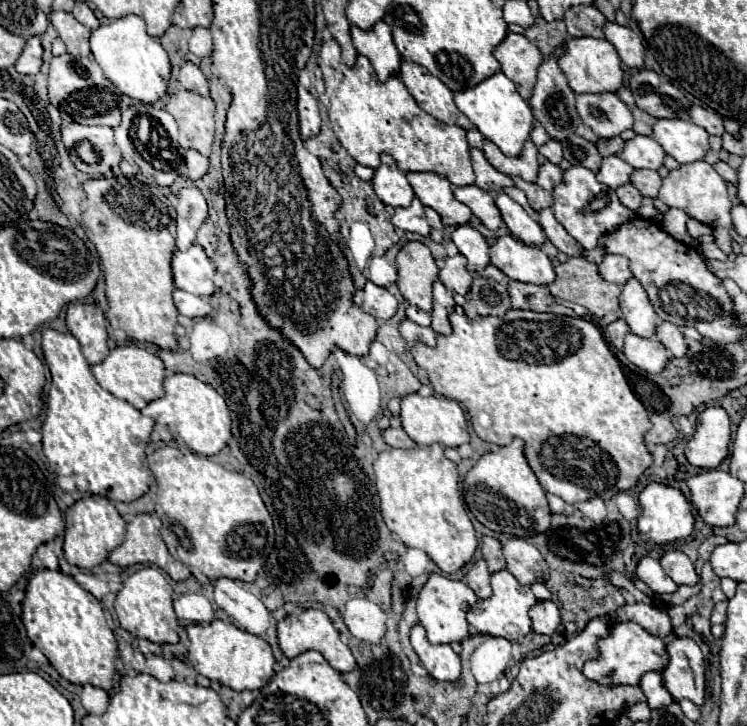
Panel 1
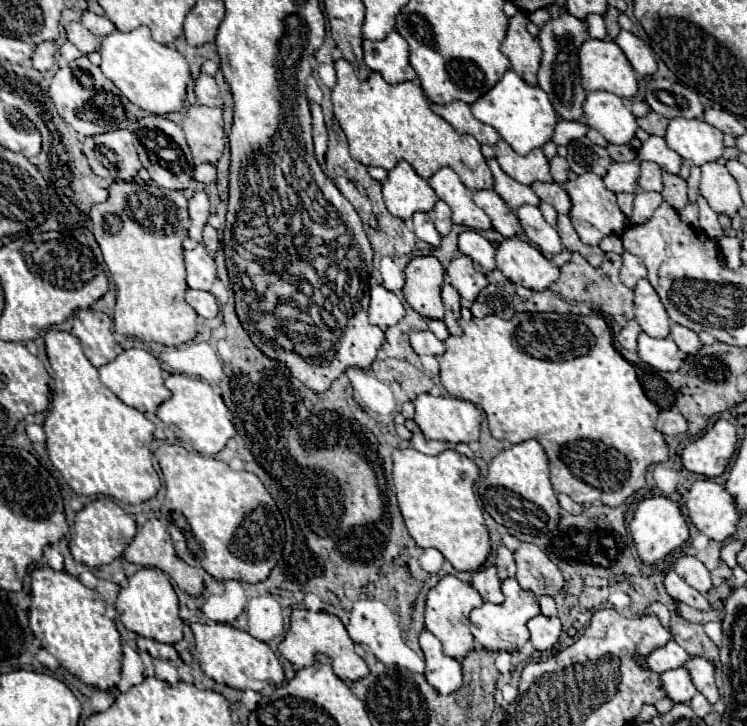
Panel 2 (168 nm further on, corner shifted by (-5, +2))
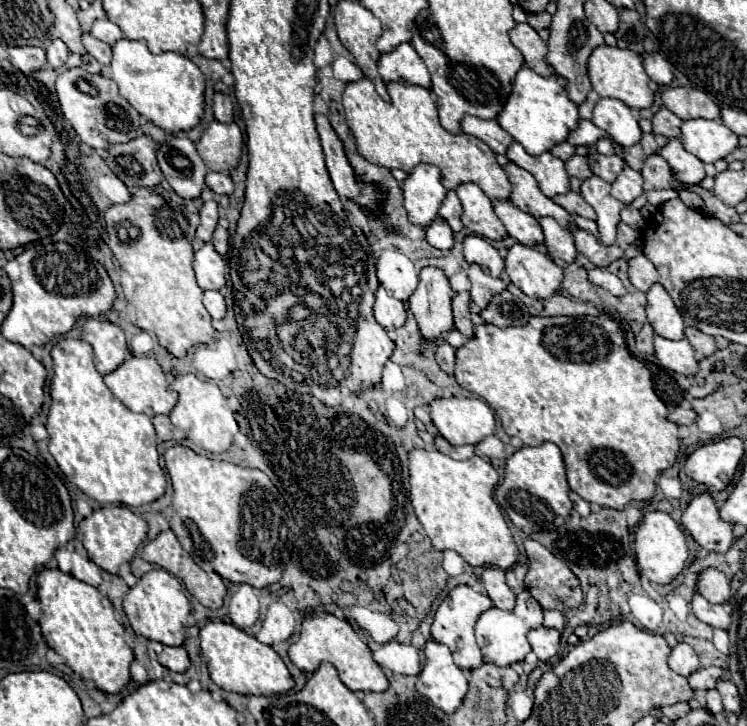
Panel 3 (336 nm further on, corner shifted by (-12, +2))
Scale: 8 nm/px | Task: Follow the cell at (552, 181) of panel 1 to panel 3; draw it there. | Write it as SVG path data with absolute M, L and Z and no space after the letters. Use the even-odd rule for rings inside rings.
M574 155L570 161L566 161L566 171L570 177L578 177L580 181L584 181L592 175L592 171L588 167L588 159L580 157L580 155Z

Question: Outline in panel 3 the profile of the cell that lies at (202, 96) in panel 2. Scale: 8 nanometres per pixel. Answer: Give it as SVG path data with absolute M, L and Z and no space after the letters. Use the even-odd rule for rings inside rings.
M216 93L214 95L214 115L216 115L216 121L220 123L230 123L232 121L232 101L228 95L224 93Z

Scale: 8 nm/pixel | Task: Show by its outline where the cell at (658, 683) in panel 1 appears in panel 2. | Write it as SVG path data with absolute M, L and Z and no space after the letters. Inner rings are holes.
M685 667L669 669L669 671L661 673L659 677L661 677L661 689L675 703L687 703L697 693Z

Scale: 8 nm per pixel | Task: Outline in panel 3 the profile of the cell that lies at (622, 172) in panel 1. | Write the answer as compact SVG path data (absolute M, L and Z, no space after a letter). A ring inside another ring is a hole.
M626 165L622 169L622 173L616 177L616 181L612 183L612 195L618 201L622 201L624 205L630 205L642 193L644 193L644 189L642 189L642 175L640 175L640 171L634 171L634 169L630 169Z

